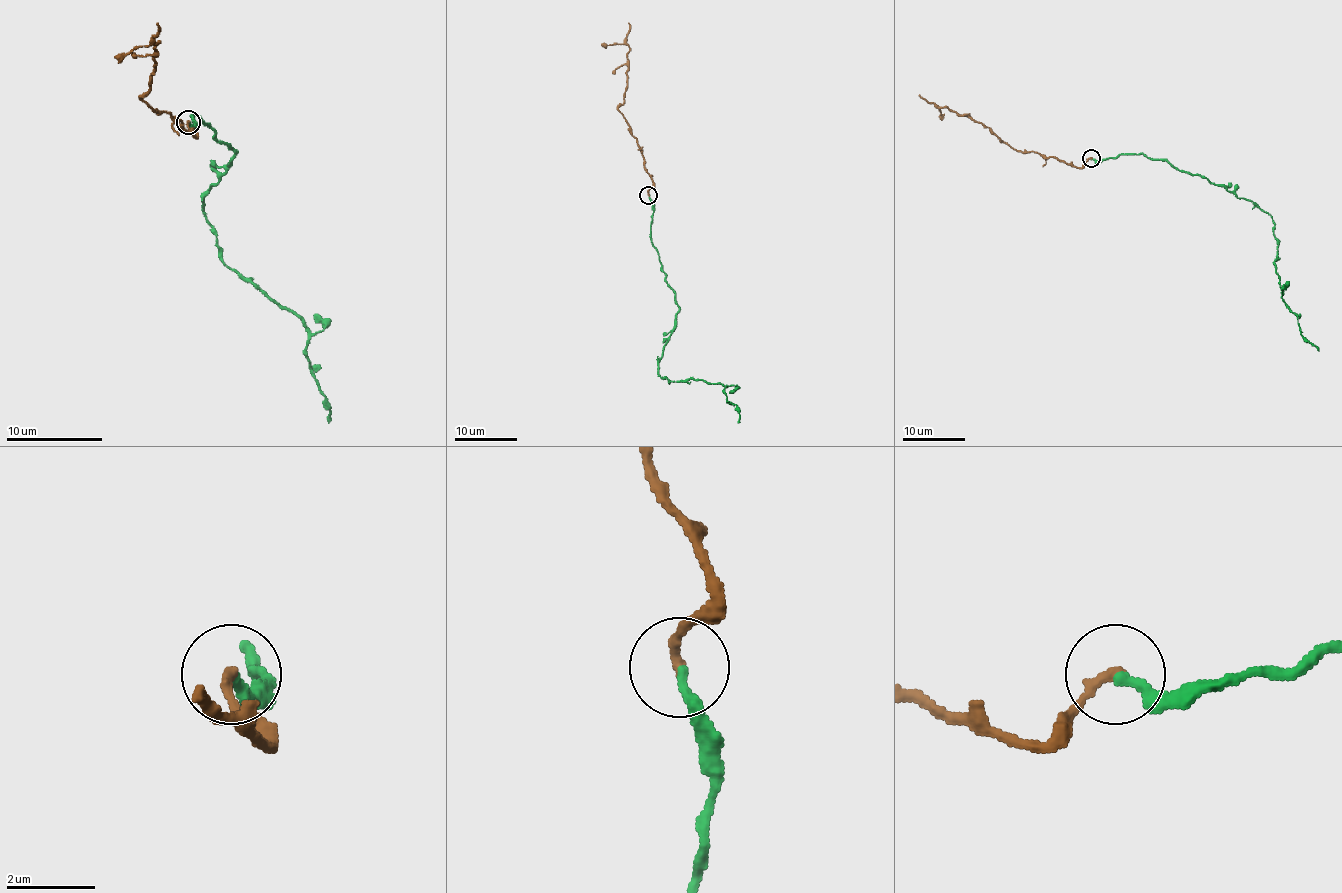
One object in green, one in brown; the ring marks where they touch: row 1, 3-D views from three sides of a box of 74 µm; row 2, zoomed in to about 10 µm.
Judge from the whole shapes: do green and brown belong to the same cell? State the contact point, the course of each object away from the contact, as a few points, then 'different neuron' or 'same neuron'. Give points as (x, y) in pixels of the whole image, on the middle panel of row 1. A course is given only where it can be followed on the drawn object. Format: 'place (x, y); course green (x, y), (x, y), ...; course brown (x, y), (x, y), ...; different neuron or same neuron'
place (648, 195); course green (649, 195), (652, 246), (678, 310), (658, 375), (669, 381), (694, 378), (725, 386), (739, 423); course brown (649, 195), (652, 178), (644, 166), (641, 147), (618, 107), (624, 100), (629, 46), (601, 43); same neuron

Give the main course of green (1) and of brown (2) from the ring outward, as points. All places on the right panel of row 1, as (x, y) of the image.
1: (1091, 158), (1142, 154), (1167, 160), (1271, 216), (1282, 301), (1296, 316), (1300, 333), (1319, 350)
2: (1091, 158), (1074, 167), (1037, 152), (1021, 152), (967, 115), (942, 107), (939, 116)

